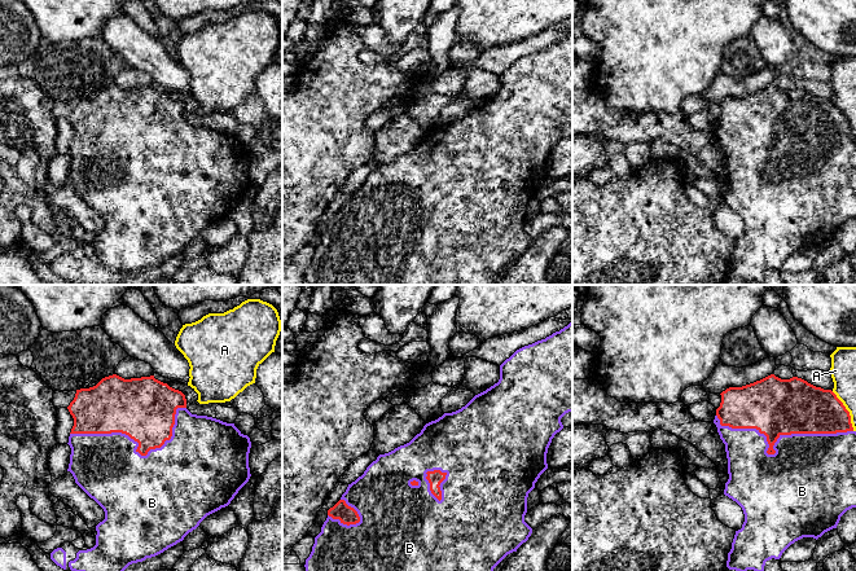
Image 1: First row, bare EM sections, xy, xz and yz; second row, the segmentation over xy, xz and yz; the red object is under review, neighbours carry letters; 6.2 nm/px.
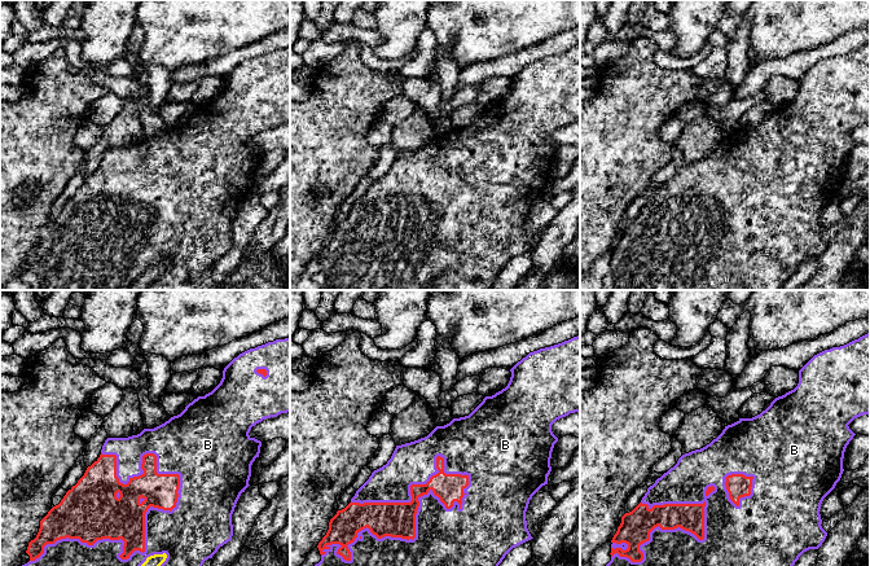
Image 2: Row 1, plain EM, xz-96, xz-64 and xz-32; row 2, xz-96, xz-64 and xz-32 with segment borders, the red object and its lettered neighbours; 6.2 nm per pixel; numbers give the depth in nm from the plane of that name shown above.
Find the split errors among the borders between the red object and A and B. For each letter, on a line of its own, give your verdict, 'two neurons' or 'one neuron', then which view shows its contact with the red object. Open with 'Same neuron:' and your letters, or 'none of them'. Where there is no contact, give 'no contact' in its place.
Same neuron: B
A: two neurons | yz
B: one neuron | yz

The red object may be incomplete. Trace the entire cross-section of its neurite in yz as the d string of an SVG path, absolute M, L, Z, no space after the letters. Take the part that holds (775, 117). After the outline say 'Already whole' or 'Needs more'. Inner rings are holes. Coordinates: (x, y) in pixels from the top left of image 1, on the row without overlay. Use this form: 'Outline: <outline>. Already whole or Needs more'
Outline: M771 84L760 91L742 97L729 97L720 105L721 113L716 119L714 133L717 137L720 149L725 154L728 168L729 189L725 193L724 205L736 211L742 218L745 224L742 238L736 241L732 259L728 263L726 277L743 284L747 280L754 280L761 284L767 271L772 268L780 269L782 263L791 254L803 247L813 247L817 250L825 242L837 238L840 227L847 220L856 218L856 141L852 137L850 122L831 100L816 97L798 87L781 89L774 84Z. Needs more

